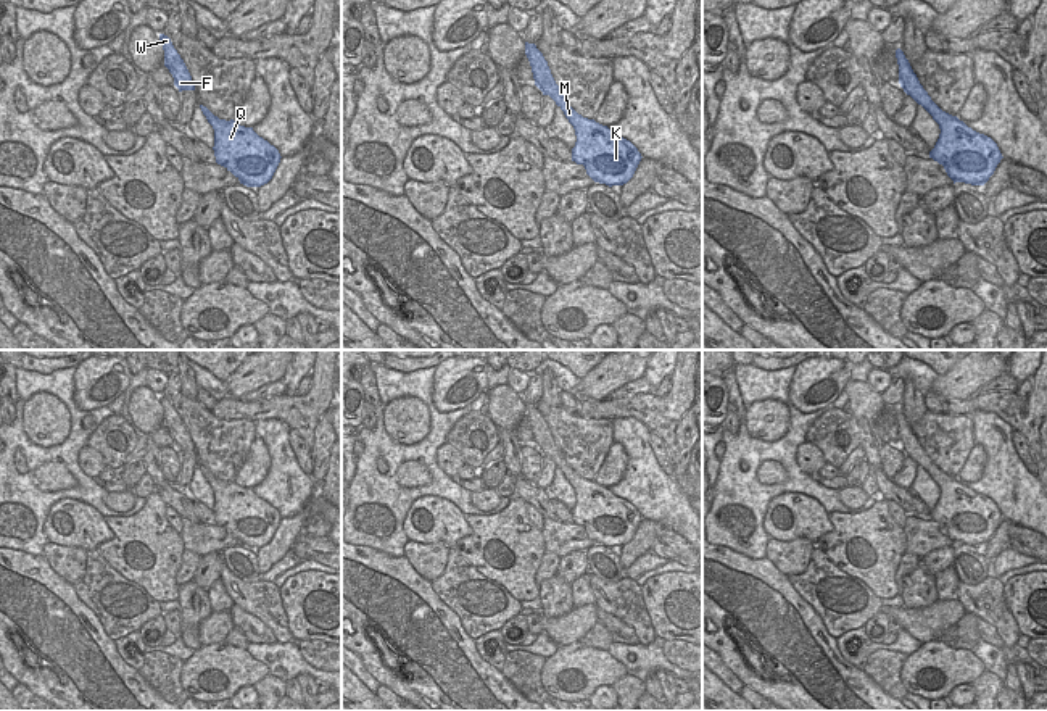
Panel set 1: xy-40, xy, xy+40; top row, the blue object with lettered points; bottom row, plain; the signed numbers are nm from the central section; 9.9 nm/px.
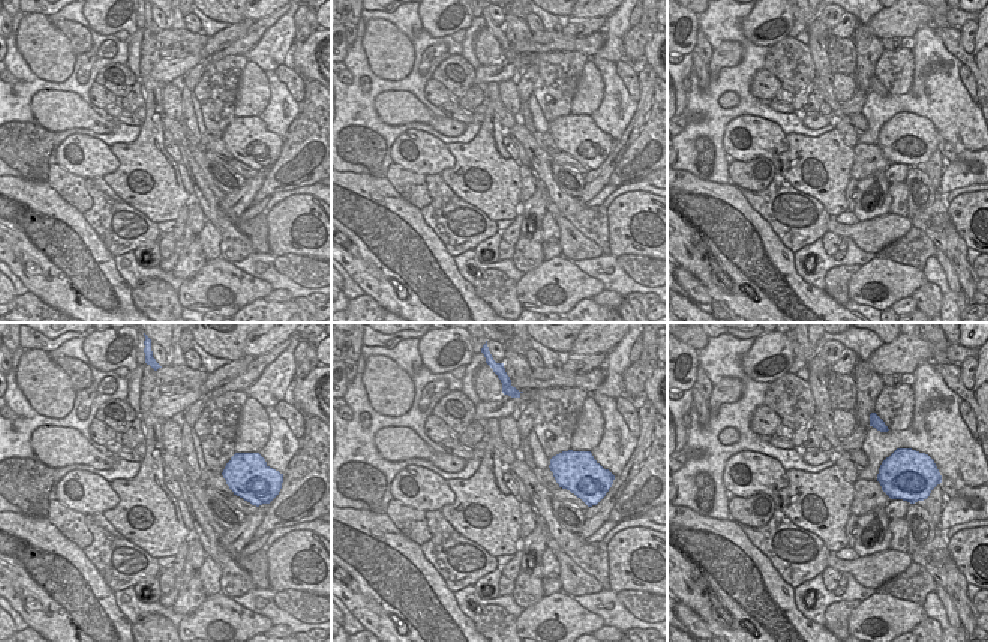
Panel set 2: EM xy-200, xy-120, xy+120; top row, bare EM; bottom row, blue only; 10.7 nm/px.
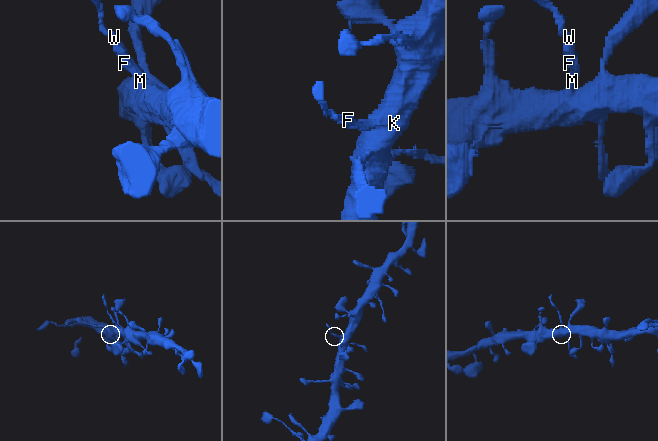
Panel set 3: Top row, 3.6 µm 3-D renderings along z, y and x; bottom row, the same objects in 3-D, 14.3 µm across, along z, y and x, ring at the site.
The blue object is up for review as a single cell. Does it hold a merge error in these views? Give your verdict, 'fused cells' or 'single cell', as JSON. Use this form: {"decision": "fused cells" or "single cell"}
{"decision": "fused cells"}

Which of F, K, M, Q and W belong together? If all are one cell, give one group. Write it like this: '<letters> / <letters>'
F W / K M Q

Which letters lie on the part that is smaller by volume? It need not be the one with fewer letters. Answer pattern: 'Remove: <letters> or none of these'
Remove: F, W

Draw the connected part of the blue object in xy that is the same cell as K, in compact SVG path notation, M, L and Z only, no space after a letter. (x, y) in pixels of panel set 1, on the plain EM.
M562 466L561 471L577 497L572 522L583 526L594 543L609 548L627 545L643 519L638 509L607 487L583 479L570 466Z

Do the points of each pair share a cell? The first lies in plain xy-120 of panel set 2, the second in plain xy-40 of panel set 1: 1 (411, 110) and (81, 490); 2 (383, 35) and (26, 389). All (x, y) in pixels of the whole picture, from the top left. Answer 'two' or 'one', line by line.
1: two
2: two

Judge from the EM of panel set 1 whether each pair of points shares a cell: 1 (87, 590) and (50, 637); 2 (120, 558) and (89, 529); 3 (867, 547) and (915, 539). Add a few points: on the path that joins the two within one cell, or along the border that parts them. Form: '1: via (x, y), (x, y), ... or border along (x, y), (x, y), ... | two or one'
1: border along (71, 586), (76, 595), (95, 615), (103, 631) | two
2: border along (105, 518), (113, 536), (95, 547) | two
3: border along (902, 529), (906, 552) | two

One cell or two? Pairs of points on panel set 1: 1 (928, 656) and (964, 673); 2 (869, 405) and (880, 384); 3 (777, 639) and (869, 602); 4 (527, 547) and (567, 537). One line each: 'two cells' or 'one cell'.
1: one cell
2: two cells
3: two cells
4: two cells

